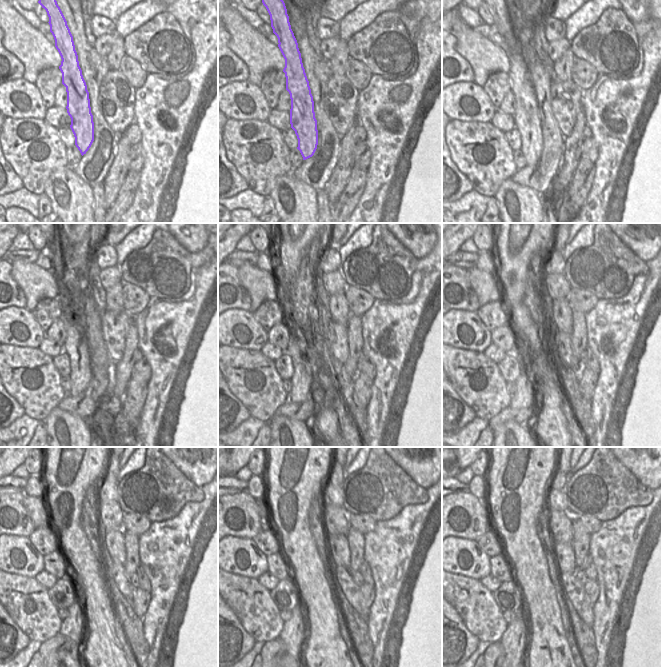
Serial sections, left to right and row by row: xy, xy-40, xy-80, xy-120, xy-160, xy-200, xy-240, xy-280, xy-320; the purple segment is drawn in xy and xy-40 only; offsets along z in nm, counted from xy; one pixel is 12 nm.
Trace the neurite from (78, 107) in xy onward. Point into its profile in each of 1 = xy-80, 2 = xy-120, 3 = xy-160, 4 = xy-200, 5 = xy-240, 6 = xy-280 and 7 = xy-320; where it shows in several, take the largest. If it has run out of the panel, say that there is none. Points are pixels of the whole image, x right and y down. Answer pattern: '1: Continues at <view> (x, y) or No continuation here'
1: Continues at xy-80 (526, 117)
2: Continues at xy-120 (75, 346)
3: Continues at xy-160 (303, 377)
4: Continues at xy-200 (521, 398)
5: Continues at xy-240 (75, 623)
6: Continues at xy-280 (294, 631)
7: Continues at xy-320 (514, 639)

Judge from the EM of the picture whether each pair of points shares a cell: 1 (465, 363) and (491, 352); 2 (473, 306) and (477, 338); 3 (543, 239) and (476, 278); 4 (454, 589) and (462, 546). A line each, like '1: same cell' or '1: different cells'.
1: different cells
2: different cells
3: different cells
4: different cells

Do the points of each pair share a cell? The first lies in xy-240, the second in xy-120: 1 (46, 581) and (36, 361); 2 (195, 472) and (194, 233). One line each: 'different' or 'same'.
1: different
2: same

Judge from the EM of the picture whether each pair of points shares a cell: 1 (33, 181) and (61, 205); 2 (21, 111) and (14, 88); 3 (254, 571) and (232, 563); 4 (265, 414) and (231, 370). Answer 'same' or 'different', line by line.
1: different
2: same
3: same
4: same

